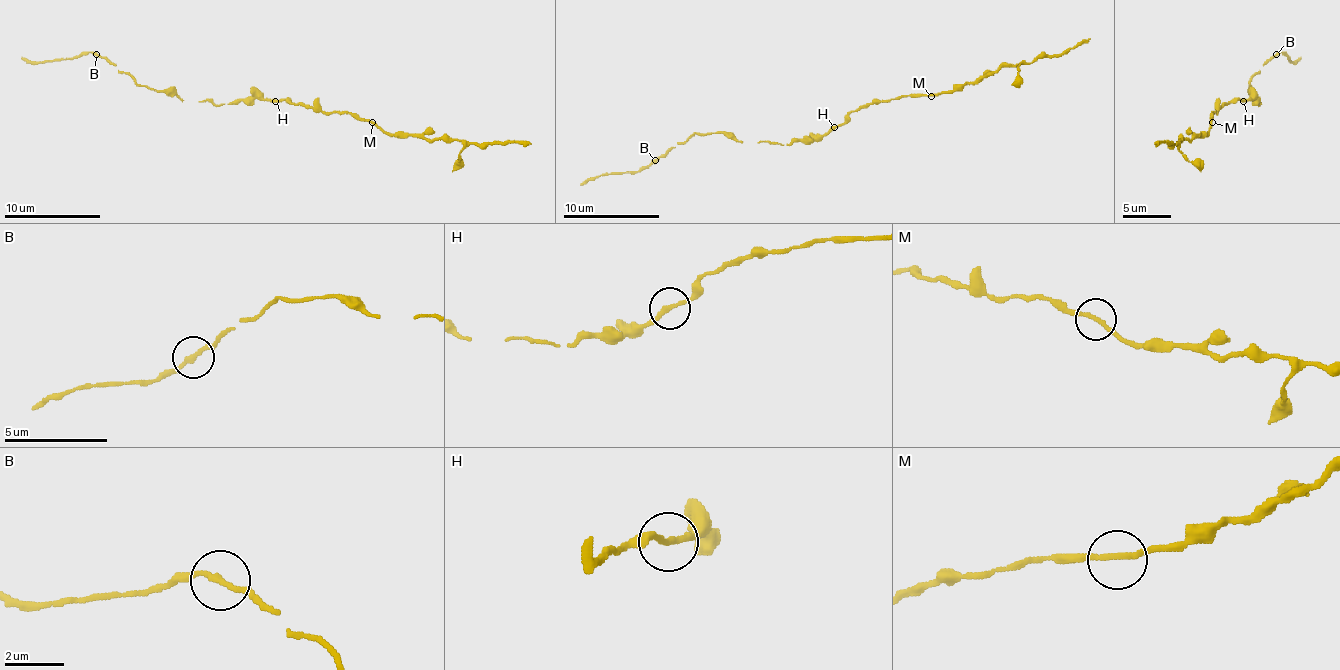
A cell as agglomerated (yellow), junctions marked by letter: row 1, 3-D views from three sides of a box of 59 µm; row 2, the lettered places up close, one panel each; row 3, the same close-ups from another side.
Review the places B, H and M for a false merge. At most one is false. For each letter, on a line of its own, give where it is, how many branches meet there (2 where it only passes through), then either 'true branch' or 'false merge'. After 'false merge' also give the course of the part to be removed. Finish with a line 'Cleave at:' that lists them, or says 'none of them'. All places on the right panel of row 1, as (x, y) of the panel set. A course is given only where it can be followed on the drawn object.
B: at (1276, 54); 2 branches meet; true branch
H: at (1243, 101); 2 branches meet; true branch
M: at (1212, 122); 2 branches meet; true branch
Cleave at: none of them

